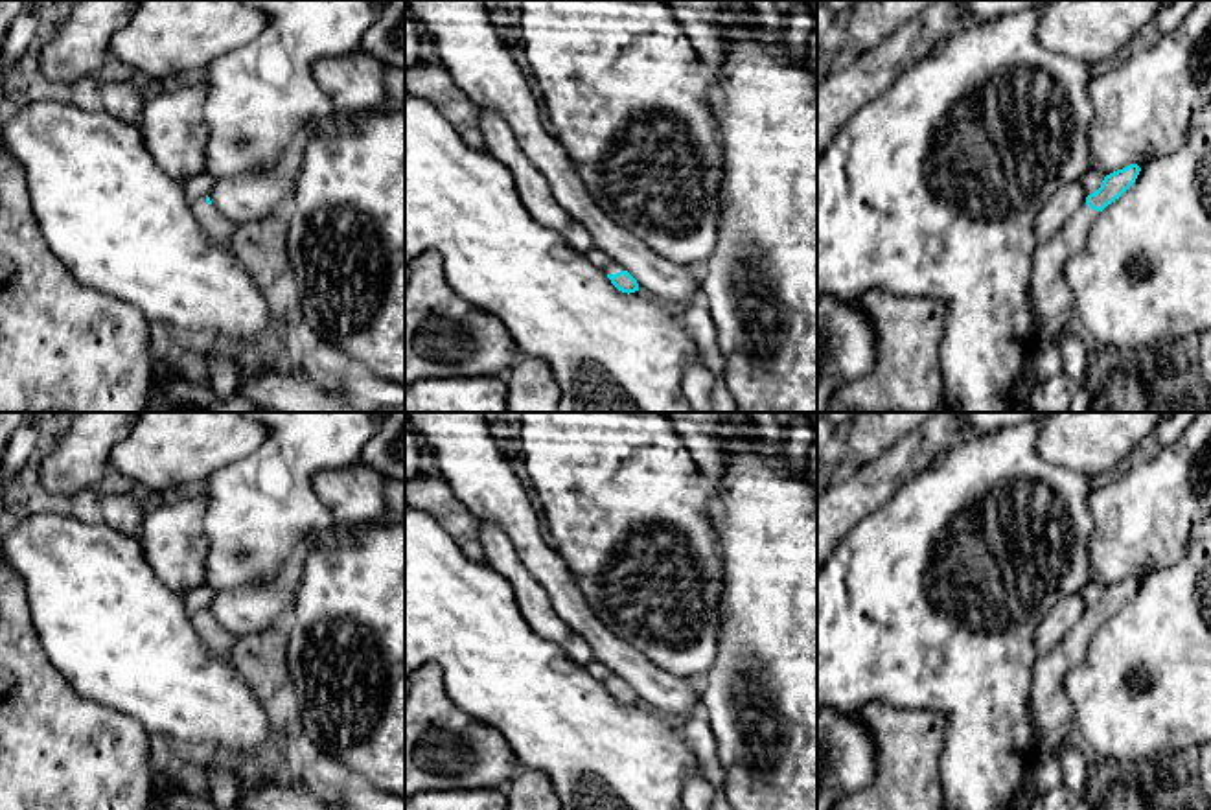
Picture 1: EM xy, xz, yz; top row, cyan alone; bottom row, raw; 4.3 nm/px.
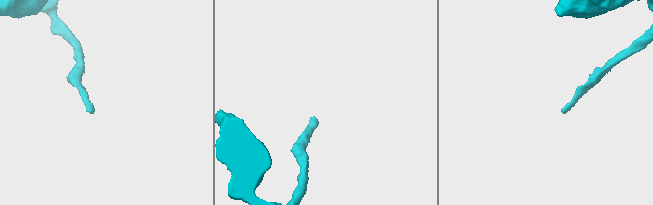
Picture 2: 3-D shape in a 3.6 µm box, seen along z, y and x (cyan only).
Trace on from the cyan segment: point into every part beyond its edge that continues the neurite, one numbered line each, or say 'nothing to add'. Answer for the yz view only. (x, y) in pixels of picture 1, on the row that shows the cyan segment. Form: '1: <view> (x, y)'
1: yz (1051, 299)

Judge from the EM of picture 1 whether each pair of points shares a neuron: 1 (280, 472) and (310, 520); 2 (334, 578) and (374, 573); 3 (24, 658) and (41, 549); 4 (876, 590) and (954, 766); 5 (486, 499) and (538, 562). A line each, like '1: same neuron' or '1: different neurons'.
1: same neuron
2: same neuron
3: different neurons
4: same neuron
5: same neuron

